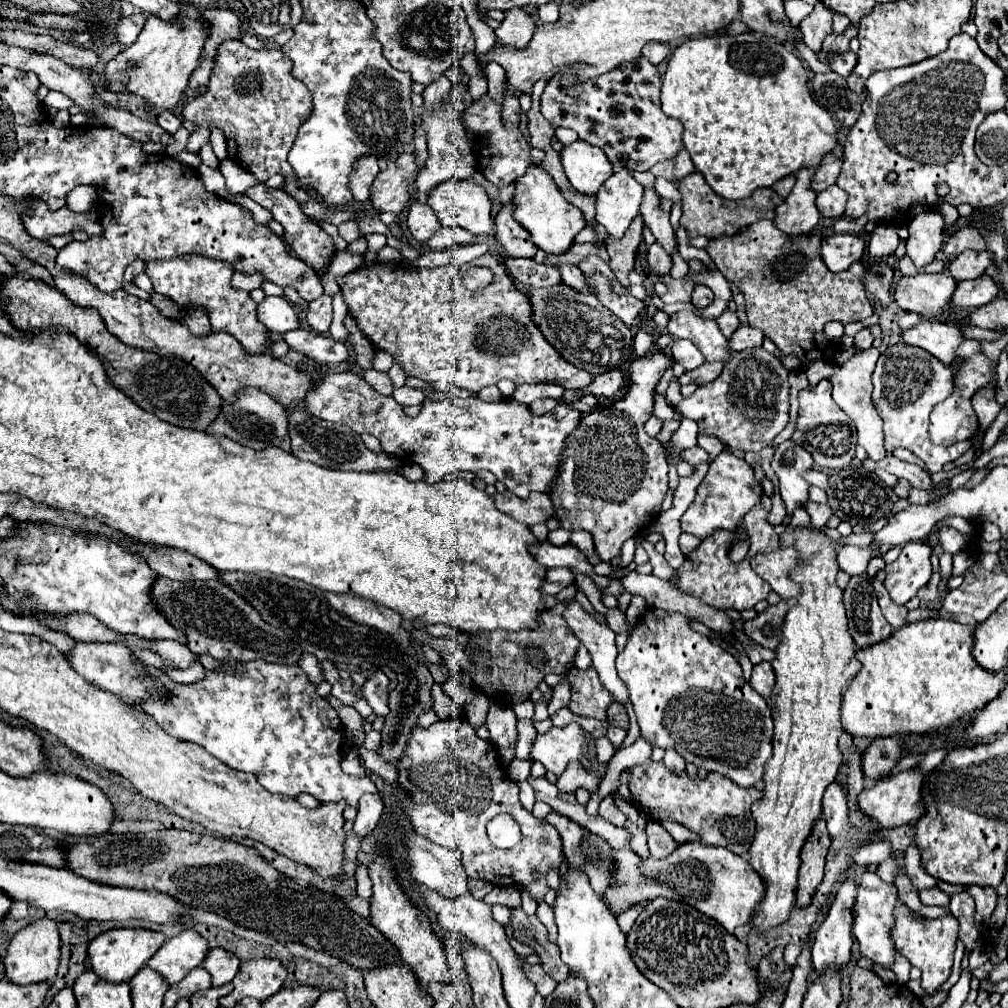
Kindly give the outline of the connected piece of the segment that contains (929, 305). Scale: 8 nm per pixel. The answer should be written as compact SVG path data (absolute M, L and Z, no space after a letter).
M948 271L928 275L916 273L910 277L900 277L894 285L894 301L904 311L914 311L922 319L936 319L948 313L950 295L956 289L956 281Z

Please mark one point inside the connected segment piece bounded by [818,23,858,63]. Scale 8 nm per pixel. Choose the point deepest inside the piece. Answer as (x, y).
(837, 41)

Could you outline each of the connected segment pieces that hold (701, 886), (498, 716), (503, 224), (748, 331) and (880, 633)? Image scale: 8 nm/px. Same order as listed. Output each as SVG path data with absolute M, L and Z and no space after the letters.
M700 839L678 845L664 859L642 859L632 849L612 849L612 861L614 883L604 891L604 901L614 915L624 913L634 905L650 903L656 897L666 897L692 905L716 919L728 933L734 933L736 927L746 925L764 895L762 879L748 861L724 847L708 847Z
M492 703L486 715L486 727L490 733L490 741L496 747L506 747L510 743L516 743L516 721L518 717L514 715L512 707L500 707Z
M512 203L502 205L502 209L496 215L496 239L504 247L506 255L510 257L534 257L538 247L532 243L530 233L520 227L520 223L512 217Z
M740 325L738 331L728 339L730 351L742 351L746 347L760 347L762 345L762 333L750 325Z
M850 577L846 589L844 589L844 605L846 605L846 617L850 635L854 639L856 649L874 645L882 639L888 639L892 633L890 623L886 623L874 589L870 587L870 577Z

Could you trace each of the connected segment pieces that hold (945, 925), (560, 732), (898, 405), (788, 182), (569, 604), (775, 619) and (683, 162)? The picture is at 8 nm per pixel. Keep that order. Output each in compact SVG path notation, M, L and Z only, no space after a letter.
M900 901L894 907L894 919L894 931L890 931L890 937L894 939L894 949L904 955L912 967L918 967L922 971L922 987L928 993L934 993L950 977L952 957L958 941L958 919L954 915L938 919L910 919L908 905Z
M570 723L562 729L552 727L542 735L538 733L532 743L530 759L540 761L550 773L560 775L570 761L580 761L580 755L588 757L590 749L582 733L582 727L576 723Z
M902 341L888 347L876 363L876 369L872 373L872 385L872 401L884 421L884 449L888 453L904 447L912 451L918 459L922 459L930 473L936 473L942 469L942 465L958 459L972 447L972 441L954 443L950 447L940 447L930 441L928 415L936 403L944 401L952 393L954 371L934 359L928 351L906 345Z
M790 175L790 177L786 177L786 179L782 179L782 181L778 181L772 189L780 195L780 197L786 197L790 191L792 191L792 187L794 187L794 183L796 183L796 177L794 175Z
M566 601L566 609L562 613L570 631L580 639L582 645L588 647L592 655L592 665L598 671L602 685L614 695L618 703L628 701L628 689L616 673L614 659L616 659L616 643L614 633L606 623L596 621L590 613L586 613L578 601Z
M780 601L776 605L768 605L766 611L758 613L754 619L744 621L744 633L760 643L766 649L776 649L776 645L780 643L782 637L782 619L786 615L786 611L790 609L790 605L786 601Z
M686 149L678 151L678 155L674 159L662 161L662 163L658 163L658 165L654 165L650 169L650 173L654 177L664 177L664 179L668 179L672 183L678 183L680 179L684 179L692 171L694 171L694 165L692 165L692 159L690 159L690 155L688 155Z

